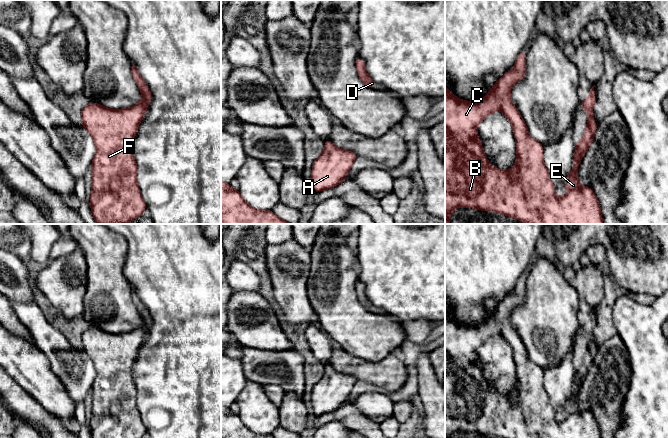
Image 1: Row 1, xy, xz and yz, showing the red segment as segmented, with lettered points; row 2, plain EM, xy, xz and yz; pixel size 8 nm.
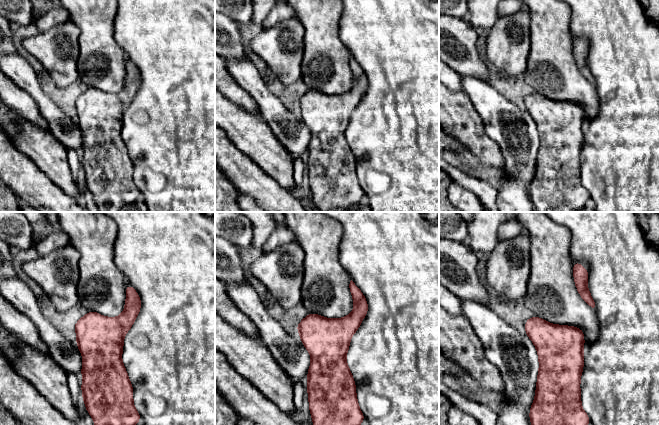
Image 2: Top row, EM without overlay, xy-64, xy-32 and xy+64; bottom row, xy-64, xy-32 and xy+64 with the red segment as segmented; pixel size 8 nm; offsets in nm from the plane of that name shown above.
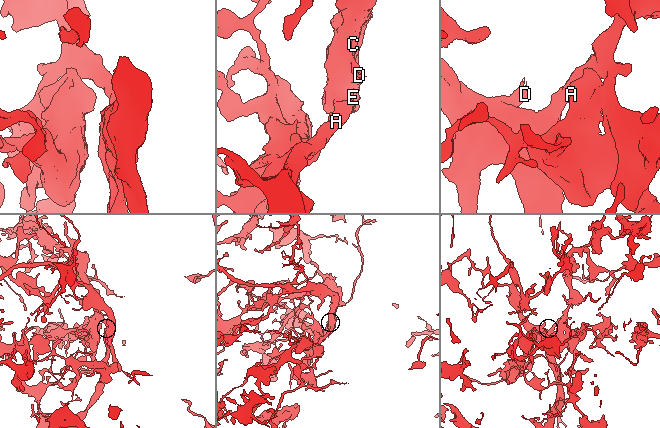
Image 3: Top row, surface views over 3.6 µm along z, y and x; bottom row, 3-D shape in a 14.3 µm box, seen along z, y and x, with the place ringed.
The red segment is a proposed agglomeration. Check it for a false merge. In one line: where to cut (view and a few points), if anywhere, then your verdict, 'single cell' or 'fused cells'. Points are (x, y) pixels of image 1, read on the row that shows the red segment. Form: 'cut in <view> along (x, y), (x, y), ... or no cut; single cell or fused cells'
no cut; single cell

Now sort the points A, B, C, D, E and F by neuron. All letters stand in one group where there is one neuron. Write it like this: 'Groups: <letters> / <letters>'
Groups: A B C D E F

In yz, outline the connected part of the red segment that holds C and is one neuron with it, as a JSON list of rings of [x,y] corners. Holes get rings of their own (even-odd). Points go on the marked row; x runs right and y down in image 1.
[[[522,49],[518,54],[514,68],[506,72],[488,95],[481,100],[463,101],[453,96],[450,89],[445,86],[445,224],[450,222],[450,213],[457,207],[476,208],[481,211],[492,211],[498,214],[513,217],[521,222],[530,224],[603,224],[600,205],[591,187],[581,187],[578,181],[578,167],[587,149],[593,144],[593,137],[598,124],[593,120],[592,108],[595,105],[595,85],[590,89],[590,97],[580,102],[580,107],[587,114],[587,127],[583,132],[580,142],[576,143],[573,170],[565,178],[565,187],[568,192],[563,197],[557,197],[554,192],[554,185],[543,161],[543,145],[534,140],[527,130],[527,126],[510,99],[510,90],[514,83],[523,80],[526,72],[527,53]],[[501,110],[506,118],[511,122],[513,133],[516,139],[517,159],[512,168],[500,171],[487,161],[483,151],[482,143],[477,138],[477,125],[488,117],[491,113]]]

